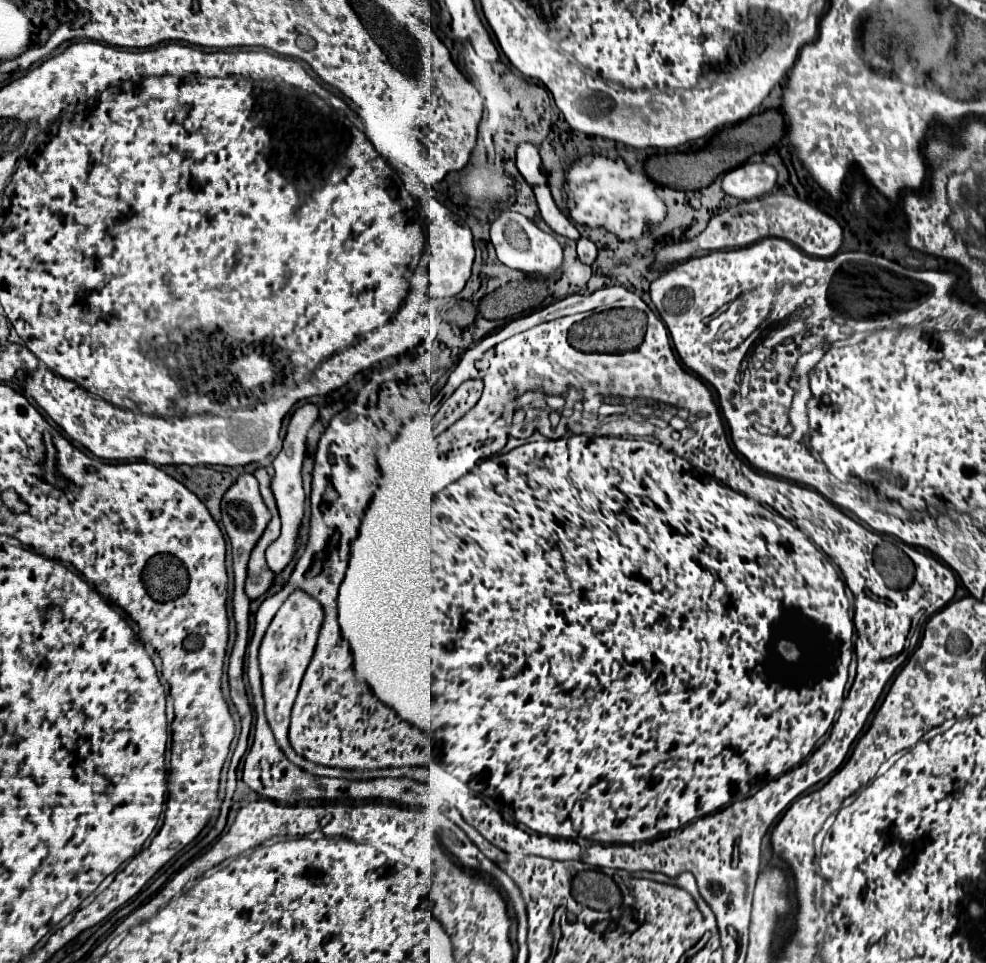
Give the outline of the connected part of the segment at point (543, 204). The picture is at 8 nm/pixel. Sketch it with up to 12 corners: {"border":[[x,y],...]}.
{"border":[[536,185],[534,195],[542,219],[568,239],[580,233],[554,203],[548,185]]}

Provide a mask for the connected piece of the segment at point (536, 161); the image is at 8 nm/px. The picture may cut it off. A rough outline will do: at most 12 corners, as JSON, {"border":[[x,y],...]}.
{"border":[[518,145],[516,167],[530,185],[546,183],[538,147]]}

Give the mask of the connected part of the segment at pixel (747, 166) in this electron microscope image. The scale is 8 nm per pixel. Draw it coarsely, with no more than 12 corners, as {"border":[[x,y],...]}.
{"border":[[752,159],[722,177],[722,189],[742,201],[776,185],[776,169]]}

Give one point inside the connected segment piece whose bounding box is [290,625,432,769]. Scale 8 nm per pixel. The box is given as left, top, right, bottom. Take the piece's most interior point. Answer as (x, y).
(336, 721)

